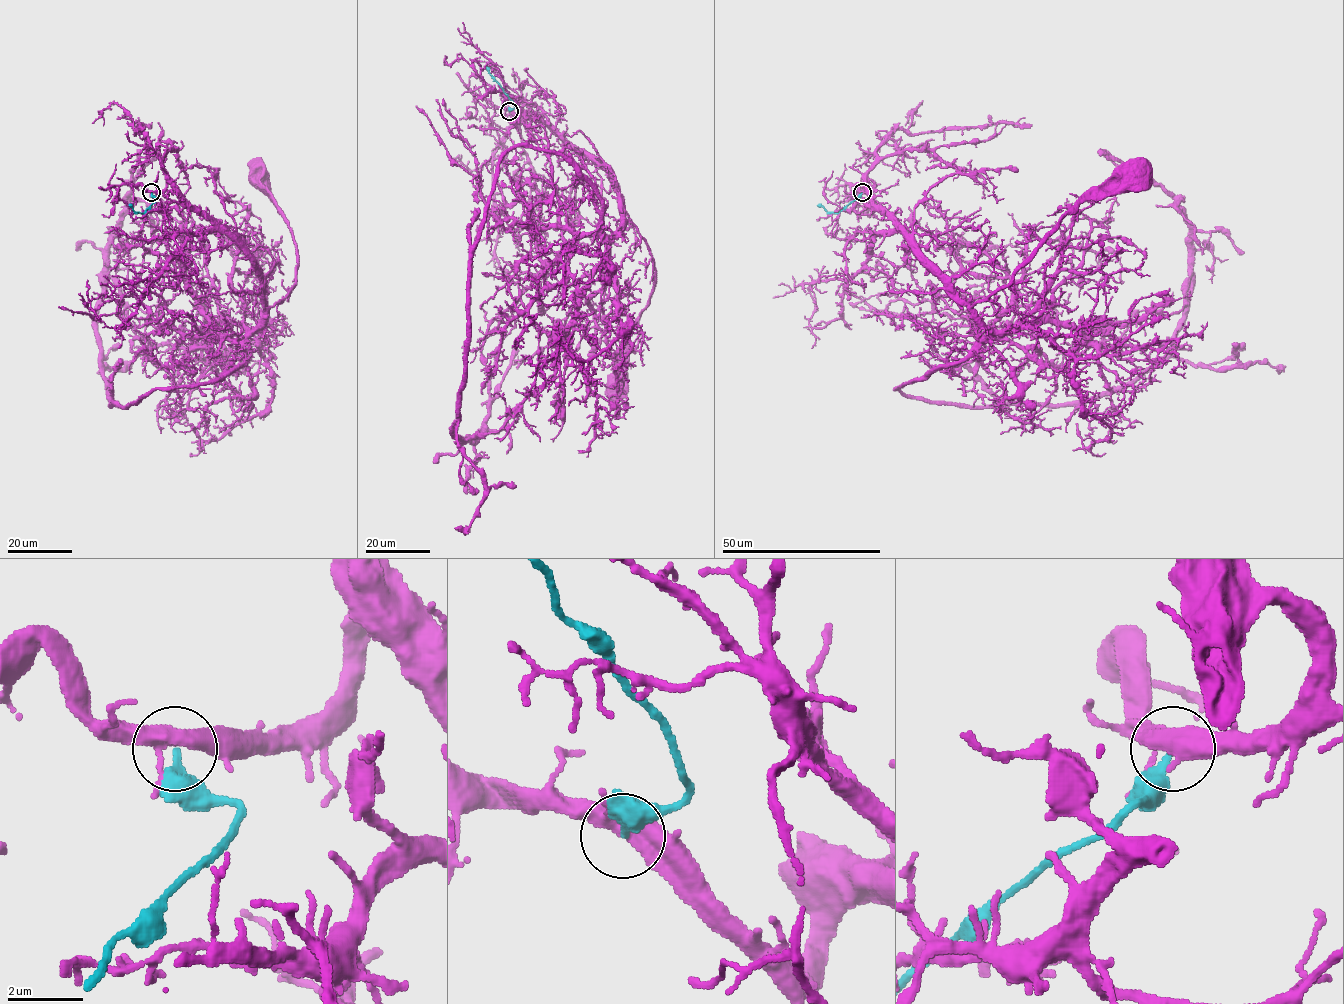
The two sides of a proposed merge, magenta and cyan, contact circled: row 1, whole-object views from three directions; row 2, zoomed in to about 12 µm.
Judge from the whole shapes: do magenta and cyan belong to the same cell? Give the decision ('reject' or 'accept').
reject

